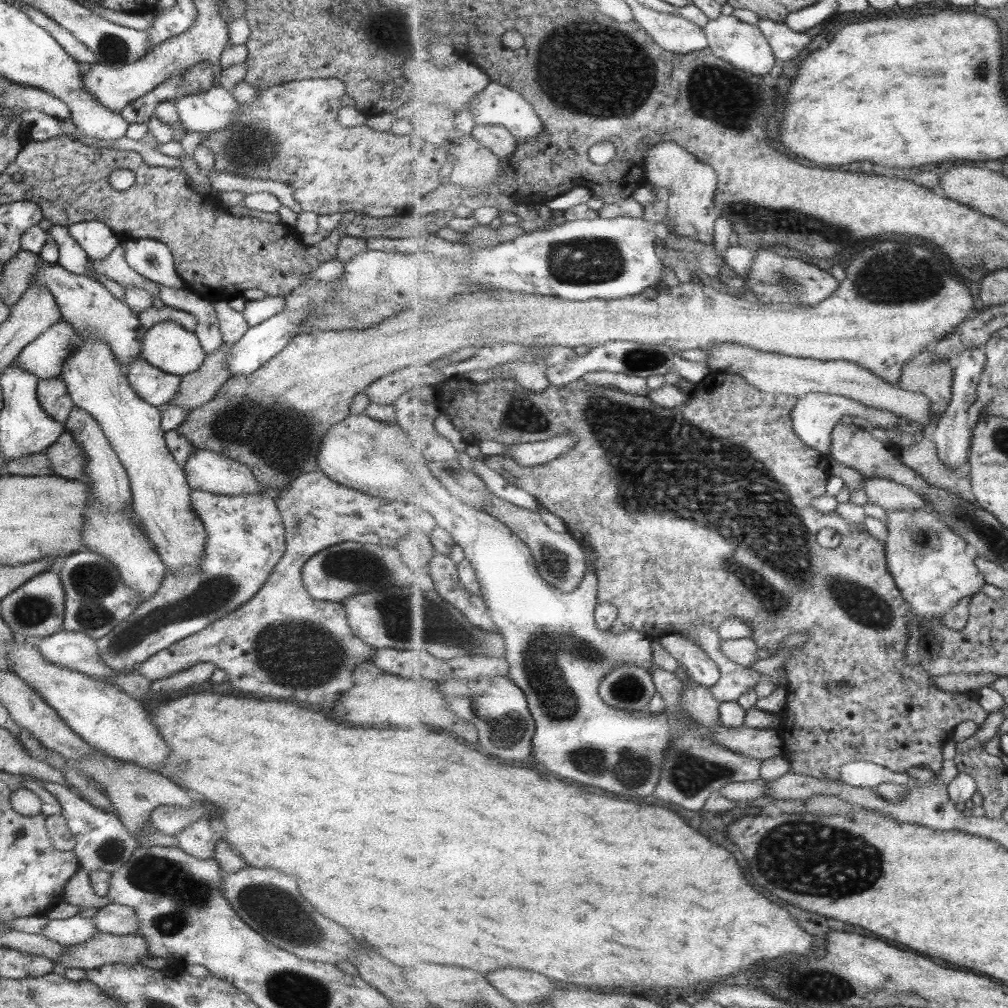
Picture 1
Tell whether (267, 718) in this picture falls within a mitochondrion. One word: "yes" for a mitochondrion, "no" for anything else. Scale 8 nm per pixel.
no

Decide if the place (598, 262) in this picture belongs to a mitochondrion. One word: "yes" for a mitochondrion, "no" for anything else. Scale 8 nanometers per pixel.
yes

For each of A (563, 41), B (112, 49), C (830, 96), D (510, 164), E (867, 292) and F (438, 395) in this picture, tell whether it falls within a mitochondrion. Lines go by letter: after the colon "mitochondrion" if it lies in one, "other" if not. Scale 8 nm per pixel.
A: mitochondrion
B: mitochondrion
C: other
D: other
E: mitochondrion
F: other

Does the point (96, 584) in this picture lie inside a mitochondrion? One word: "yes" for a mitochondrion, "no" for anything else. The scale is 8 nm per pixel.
yes

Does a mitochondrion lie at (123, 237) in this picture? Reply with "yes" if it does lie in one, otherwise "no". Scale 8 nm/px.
no

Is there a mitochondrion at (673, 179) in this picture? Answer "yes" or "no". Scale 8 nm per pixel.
no

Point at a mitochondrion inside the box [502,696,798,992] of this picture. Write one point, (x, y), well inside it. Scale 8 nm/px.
(632, 767)

